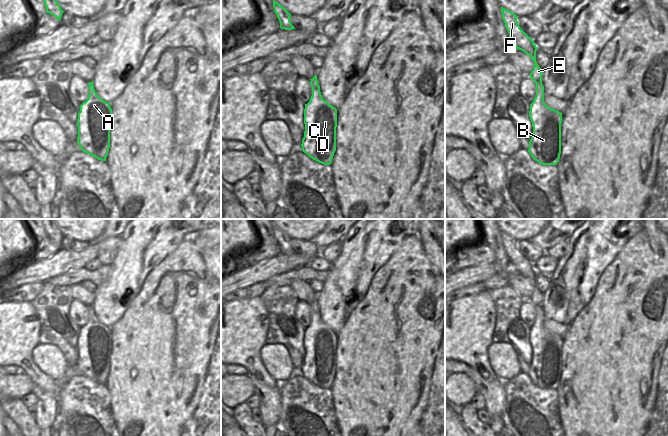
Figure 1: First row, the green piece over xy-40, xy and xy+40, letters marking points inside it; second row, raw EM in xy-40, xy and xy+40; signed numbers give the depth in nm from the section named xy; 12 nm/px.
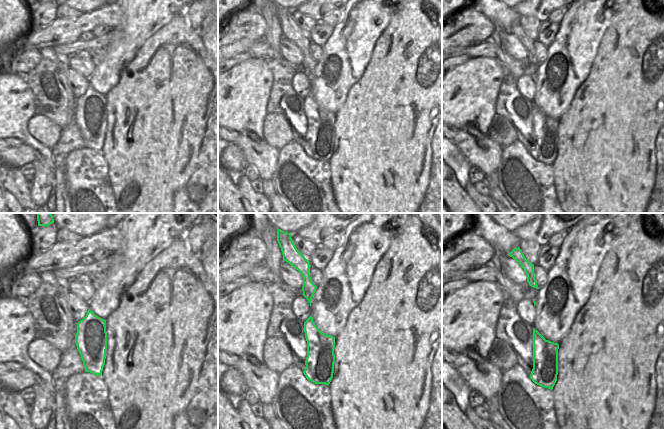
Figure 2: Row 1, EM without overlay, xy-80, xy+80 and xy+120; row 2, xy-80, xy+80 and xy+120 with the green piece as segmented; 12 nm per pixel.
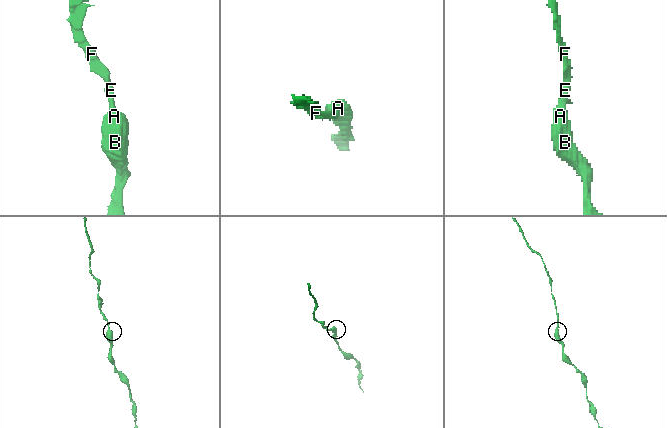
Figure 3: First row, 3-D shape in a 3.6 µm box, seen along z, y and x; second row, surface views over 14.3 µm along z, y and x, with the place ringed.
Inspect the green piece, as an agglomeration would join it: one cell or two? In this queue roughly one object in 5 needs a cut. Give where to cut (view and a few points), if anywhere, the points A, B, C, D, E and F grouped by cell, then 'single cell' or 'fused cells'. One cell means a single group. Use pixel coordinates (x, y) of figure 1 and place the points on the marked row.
no cut | A B C D E F | single cell

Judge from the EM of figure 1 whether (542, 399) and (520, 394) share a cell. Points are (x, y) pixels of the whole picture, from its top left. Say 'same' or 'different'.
same

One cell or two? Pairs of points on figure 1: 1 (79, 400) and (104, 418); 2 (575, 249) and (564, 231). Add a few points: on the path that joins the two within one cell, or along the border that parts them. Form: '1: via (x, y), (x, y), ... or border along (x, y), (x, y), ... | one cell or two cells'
1: via (85, 406), (98, 418) | one cell
2: border along (576, 229), (567, 240) | two cells

